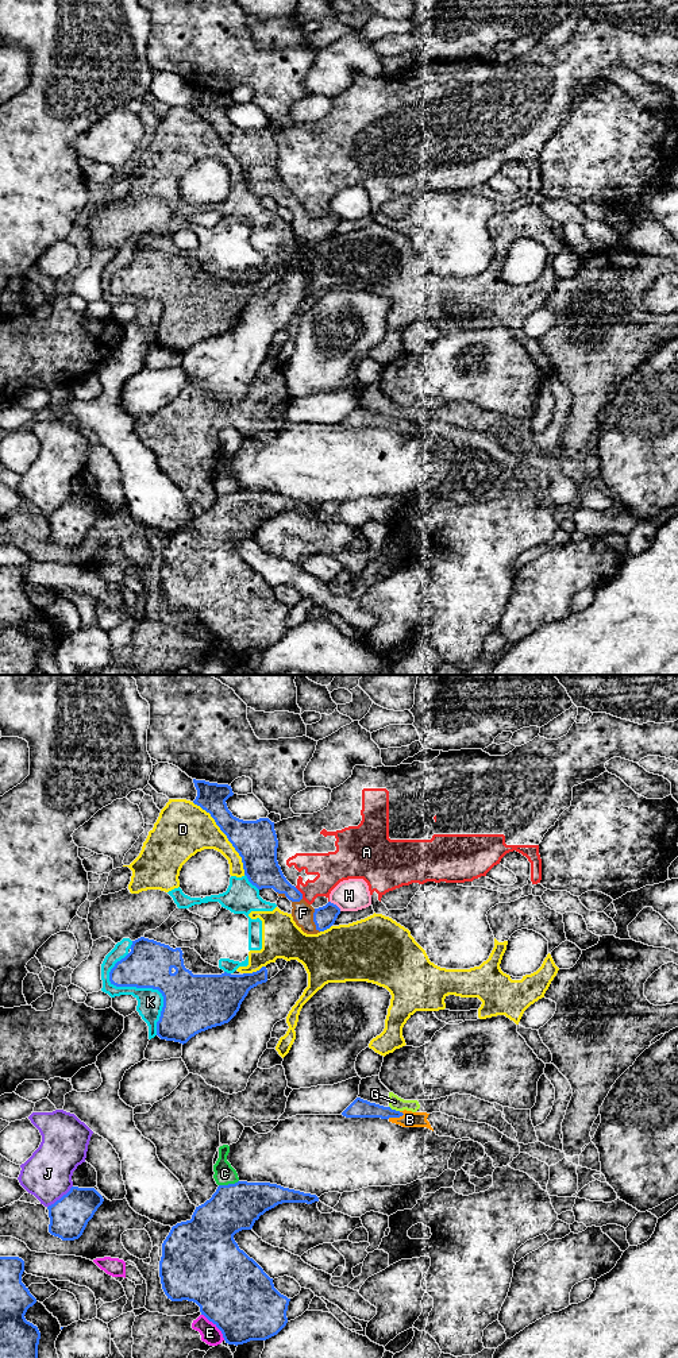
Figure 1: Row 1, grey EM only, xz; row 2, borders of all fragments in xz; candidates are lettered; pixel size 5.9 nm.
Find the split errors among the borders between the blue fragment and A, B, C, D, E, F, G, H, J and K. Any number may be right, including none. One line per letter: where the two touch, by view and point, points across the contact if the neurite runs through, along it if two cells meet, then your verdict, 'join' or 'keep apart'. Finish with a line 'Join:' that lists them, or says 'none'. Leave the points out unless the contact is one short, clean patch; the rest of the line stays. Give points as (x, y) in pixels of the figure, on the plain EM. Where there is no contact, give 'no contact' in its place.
A: meets blue in xz at (300, 201); border along xz (295, 196), (303, 207); keep apart
B: meets blue in xz at (396, 425); join
C: meets blue in xz at (228, 493); keep apart
D: meets blue in xz at (226, 143); keep apart
E: meets blue in xz at (216, 635); keep apart
F: meets blue in xz at (314, 230); join
G: meets blue in xz at (395, 419); keep apart
H: meets blue in xz at (335, 213); border along xz (330, 209), (341, 219); keep apart
J: meets blue in xz at (61, 506); keep apart
K: meets blue in xz at (142, 296); keep apart
Join: B, F

